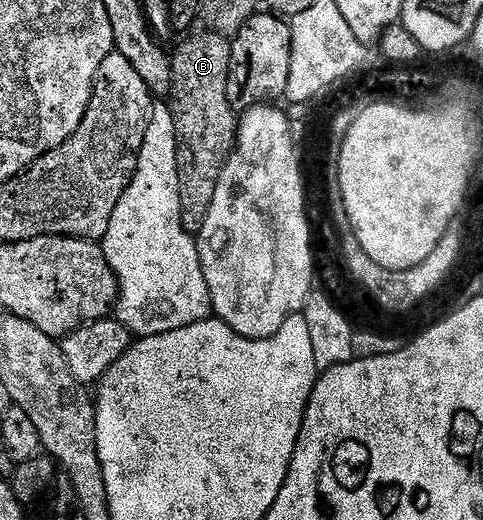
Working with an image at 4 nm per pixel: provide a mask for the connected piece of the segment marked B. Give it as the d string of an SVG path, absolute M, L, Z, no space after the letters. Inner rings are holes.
M209 29L203 35L191 34L187 43L173 52L174 90L172 110L178 138L178 172L180 173L180 209L182 224L191 233L204 225L208 209L216 197L220 173L238 145L239 116L228 103L231 40Z

